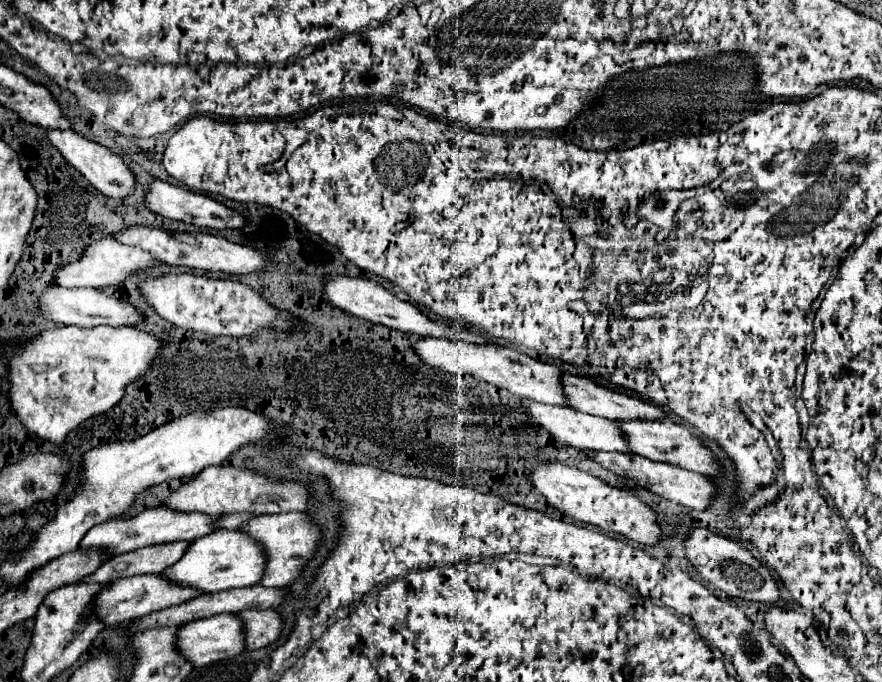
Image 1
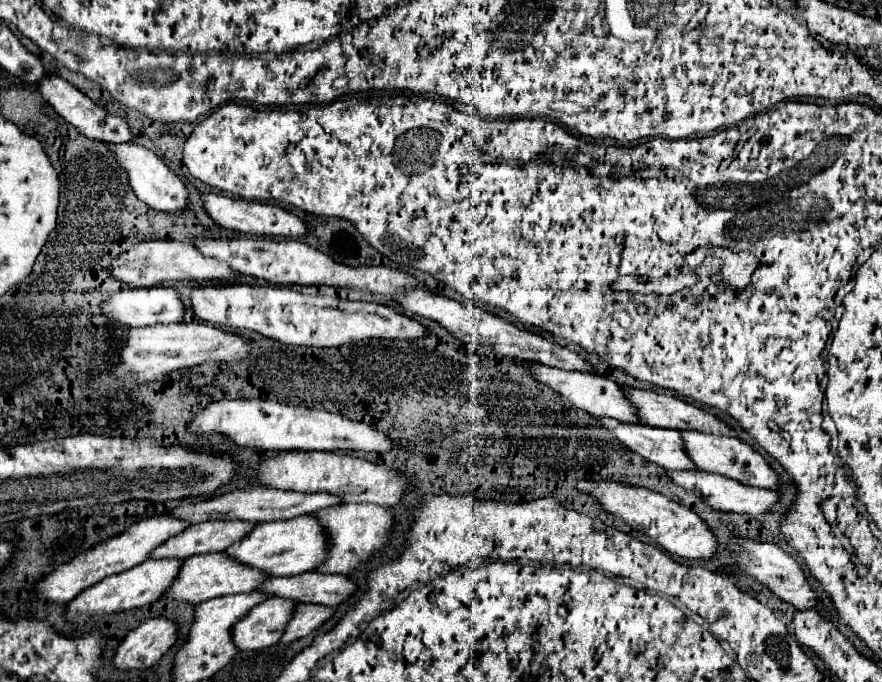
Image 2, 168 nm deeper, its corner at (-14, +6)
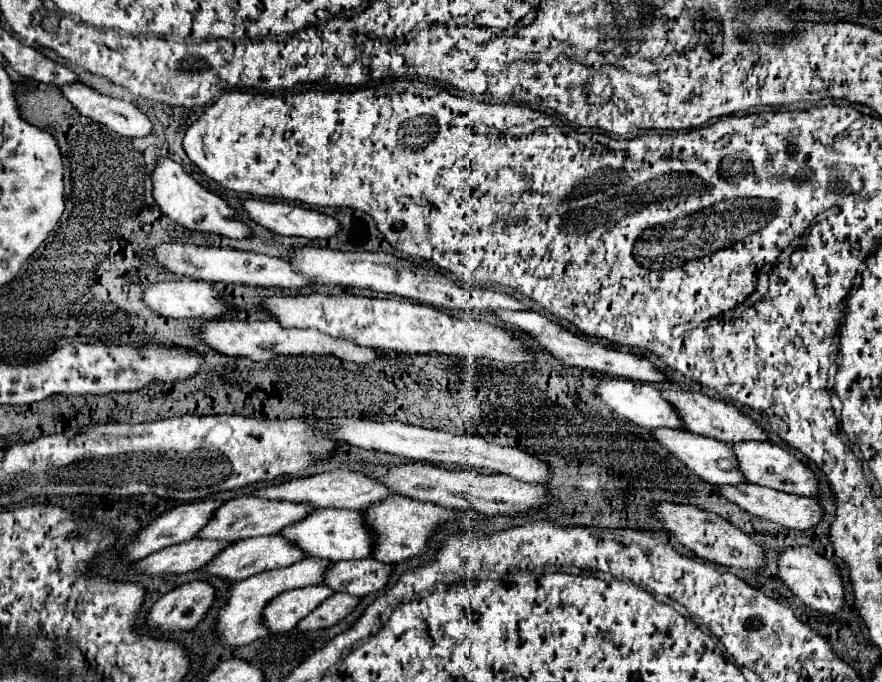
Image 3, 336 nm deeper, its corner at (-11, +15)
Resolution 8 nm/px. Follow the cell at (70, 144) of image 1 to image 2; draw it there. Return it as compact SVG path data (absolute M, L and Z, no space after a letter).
M110 144L110 148L114 150L118 164L128 172L130 186L142 202L146 202L150 208L166 212L166 214L180 214L180 212L188 210L190 202L188 202L188 190L186 190L184 182L152 150L138 146L138 144Z

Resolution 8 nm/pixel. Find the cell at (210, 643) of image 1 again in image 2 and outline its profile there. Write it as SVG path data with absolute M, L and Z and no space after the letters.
M268 598L252 608L232 630L236 646L240 650L262 650L278 644L294 606L298 606L298 602L290 602L290 598Z

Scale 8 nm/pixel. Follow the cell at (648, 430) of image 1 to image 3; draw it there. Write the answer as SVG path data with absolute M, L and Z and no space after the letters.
M739 441L731 443L731 449L737 457L739 471L743 473L743 479L749 483L765 485L771 489L781 489L785 493L795 495L817 495L817 477L811 469L807 469L797 457L793 457L789 451L769 443L769 441Z

